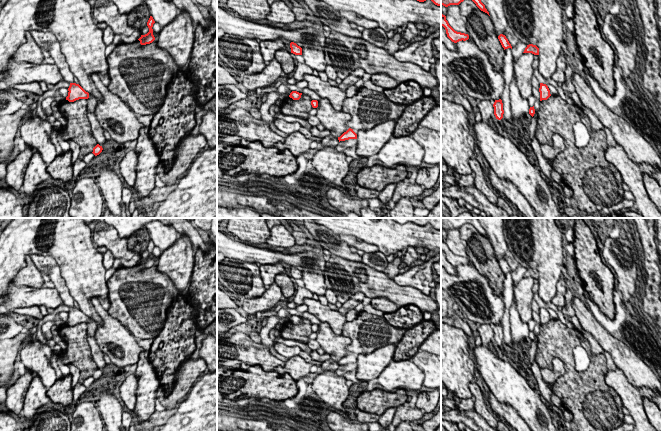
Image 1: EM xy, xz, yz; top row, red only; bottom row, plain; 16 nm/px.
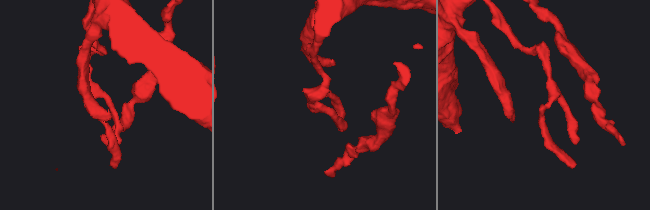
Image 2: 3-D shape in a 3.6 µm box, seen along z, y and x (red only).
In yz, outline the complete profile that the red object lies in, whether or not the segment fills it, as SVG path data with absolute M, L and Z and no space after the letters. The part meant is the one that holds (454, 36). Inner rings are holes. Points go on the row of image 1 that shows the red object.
M441 12L441 26L443 26L446 30L447 37L454 43L459 41L466 41L469 39L469 35L461 32L455 31L446 20L446 16Z

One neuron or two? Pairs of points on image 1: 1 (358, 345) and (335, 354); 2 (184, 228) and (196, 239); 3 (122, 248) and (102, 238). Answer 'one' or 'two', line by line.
1: two
2: one
3: one

